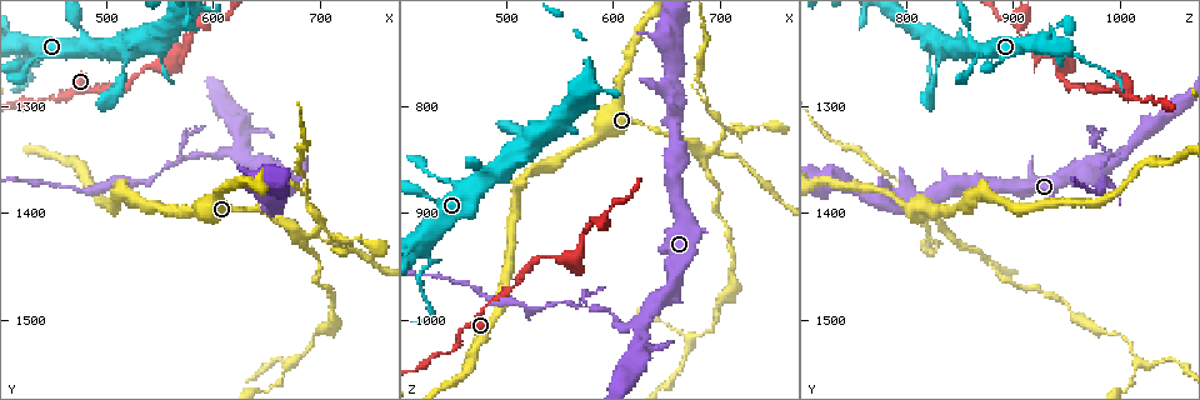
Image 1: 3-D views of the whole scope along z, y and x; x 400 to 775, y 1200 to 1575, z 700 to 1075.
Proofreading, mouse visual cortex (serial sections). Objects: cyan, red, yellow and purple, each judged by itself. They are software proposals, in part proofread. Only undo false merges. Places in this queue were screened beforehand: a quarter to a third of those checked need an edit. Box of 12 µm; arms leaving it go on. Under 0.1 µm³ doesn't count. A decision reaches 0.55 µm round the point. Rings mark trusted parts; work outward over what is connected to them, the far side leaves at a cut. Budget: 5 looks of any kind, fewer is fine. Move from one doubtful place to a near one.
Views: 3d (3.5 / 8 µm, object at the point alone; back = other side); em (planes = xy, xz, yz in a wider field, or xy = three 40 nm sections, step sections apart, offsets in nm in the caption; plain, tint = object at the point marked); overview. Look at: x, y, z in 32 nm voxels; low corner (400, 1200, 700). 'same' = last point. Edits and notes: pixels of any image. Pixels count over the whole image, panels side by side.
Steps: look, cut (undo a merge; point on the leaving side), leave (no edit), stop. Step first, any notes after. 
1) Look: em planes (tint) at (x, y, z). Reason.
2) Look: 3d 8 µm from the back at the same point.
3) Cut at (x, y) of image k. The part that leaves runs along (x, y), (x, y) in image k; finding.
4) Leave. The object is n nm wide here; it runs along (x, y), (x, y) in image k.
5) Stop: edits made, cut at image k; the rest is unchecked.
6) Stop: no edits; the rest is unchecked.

Look: 3d 3.5 µm at (678, 1420, 840). Sharp bend.

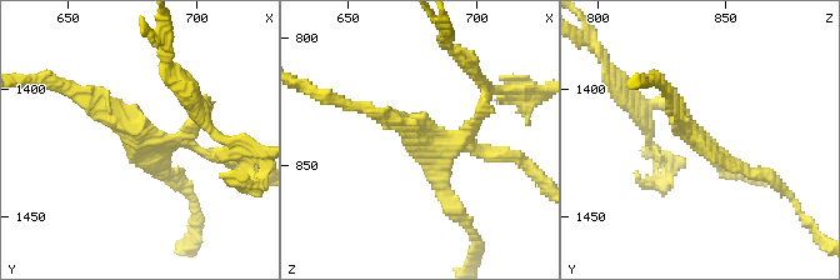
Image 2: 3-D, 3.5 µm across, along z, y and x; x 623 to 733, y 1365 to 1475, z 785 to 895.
Look: em xy step 5 (tint) at (677, 1418, 839). 3 arms meet here; the arms are 150, 150, 150 nm wide.

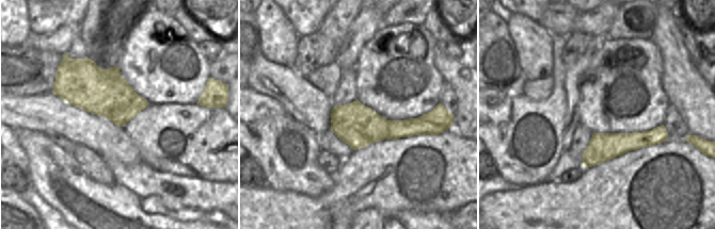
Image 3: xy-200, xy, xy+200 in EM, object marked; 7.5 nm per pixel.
Cut at (445, 188) of image 2. The object is 320 nm wide here; the part that leaves runs along (424, 154), (448, 205), (474, 234) in image 2; a second cell is stuck on.

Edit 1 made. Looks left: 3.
Look: overview. See it whole again.

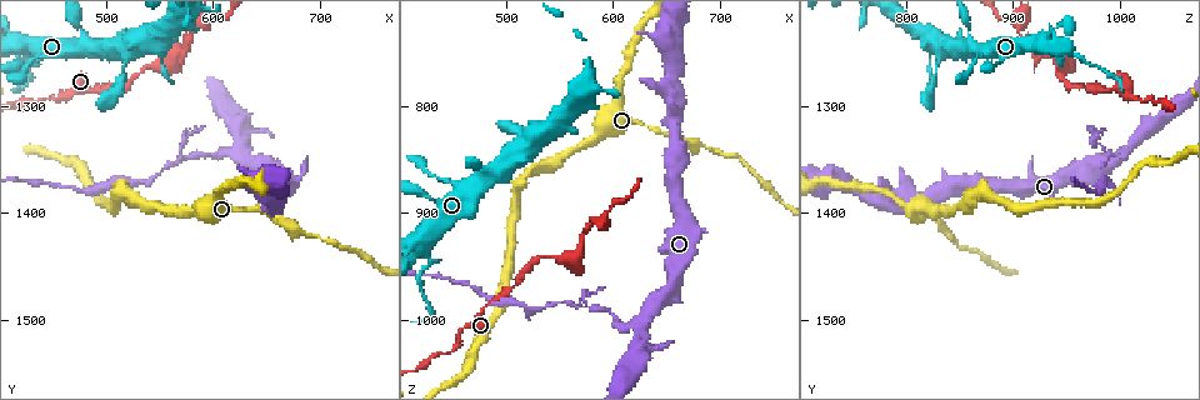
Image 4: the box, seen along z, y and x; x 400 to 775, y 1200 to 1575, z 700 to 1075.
Look: 3d 3.5 µm at (548, 1364, 982). A narrow waist.

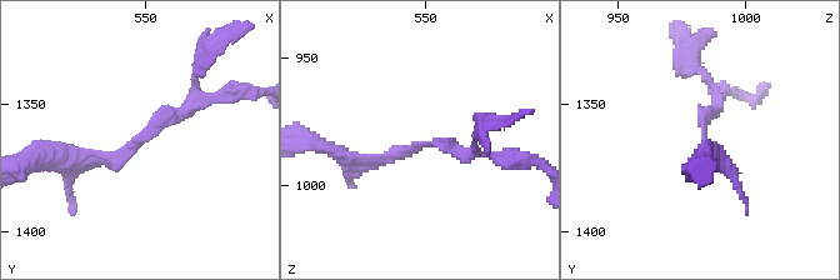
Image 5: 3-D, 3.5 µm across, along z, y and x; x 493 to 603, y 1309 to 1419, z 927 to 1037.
Look: em xy step 2 (tint) at (549, 1362, 983). Now the EM.

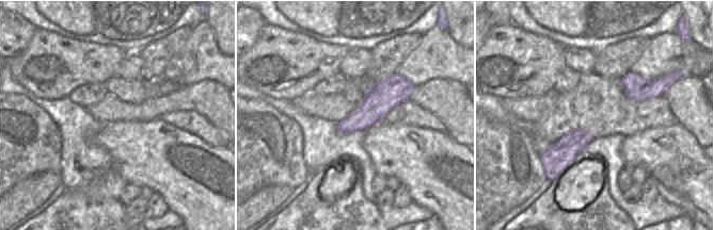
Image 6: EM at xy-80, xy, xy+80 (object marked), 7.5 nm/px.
Leave. It runs along (211, 98), (120, 159), (74, 159) in image 5; one cell here.

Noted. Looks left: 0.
Stop: edits made, cut at image 2; the rest is unchecked.

